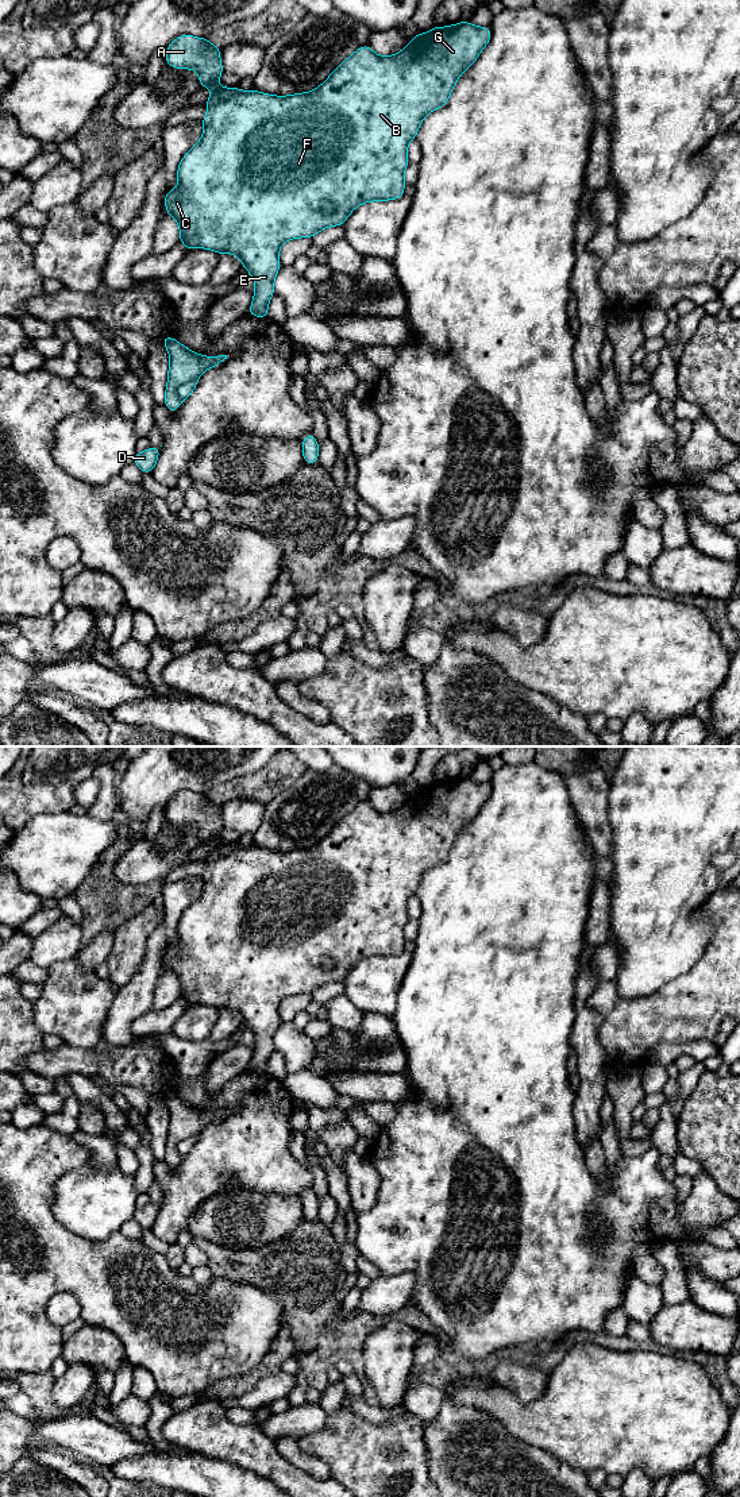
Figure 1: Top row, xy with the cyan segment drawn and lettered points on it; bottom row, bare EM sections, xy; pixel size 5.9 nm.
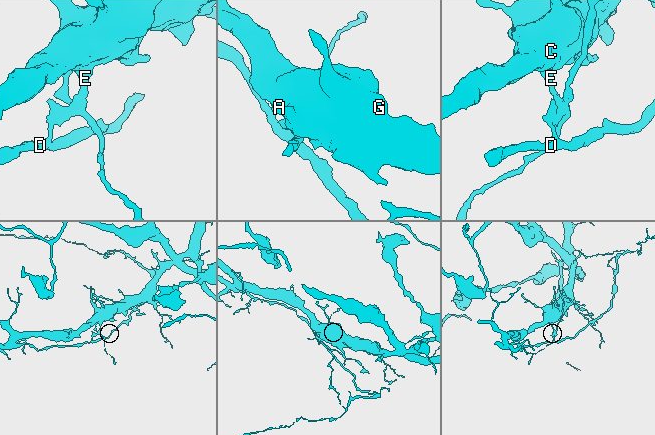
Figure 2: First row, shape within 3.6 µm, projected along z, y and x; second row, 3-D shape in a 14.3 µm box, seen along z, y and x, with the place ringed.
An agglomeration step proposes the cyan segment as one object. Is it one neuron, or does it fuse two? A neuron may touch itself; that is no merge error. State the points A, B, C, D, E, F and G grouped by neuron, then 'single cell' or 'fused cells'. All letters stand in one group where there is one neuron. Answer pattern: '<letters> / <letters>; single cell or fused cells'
A B C E F G / D; fused cells

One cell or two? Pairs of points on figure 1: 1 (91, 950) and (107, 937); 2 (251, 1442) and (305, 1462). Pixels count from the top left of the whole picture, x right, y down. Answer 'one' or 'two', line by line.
1: one
2: two

